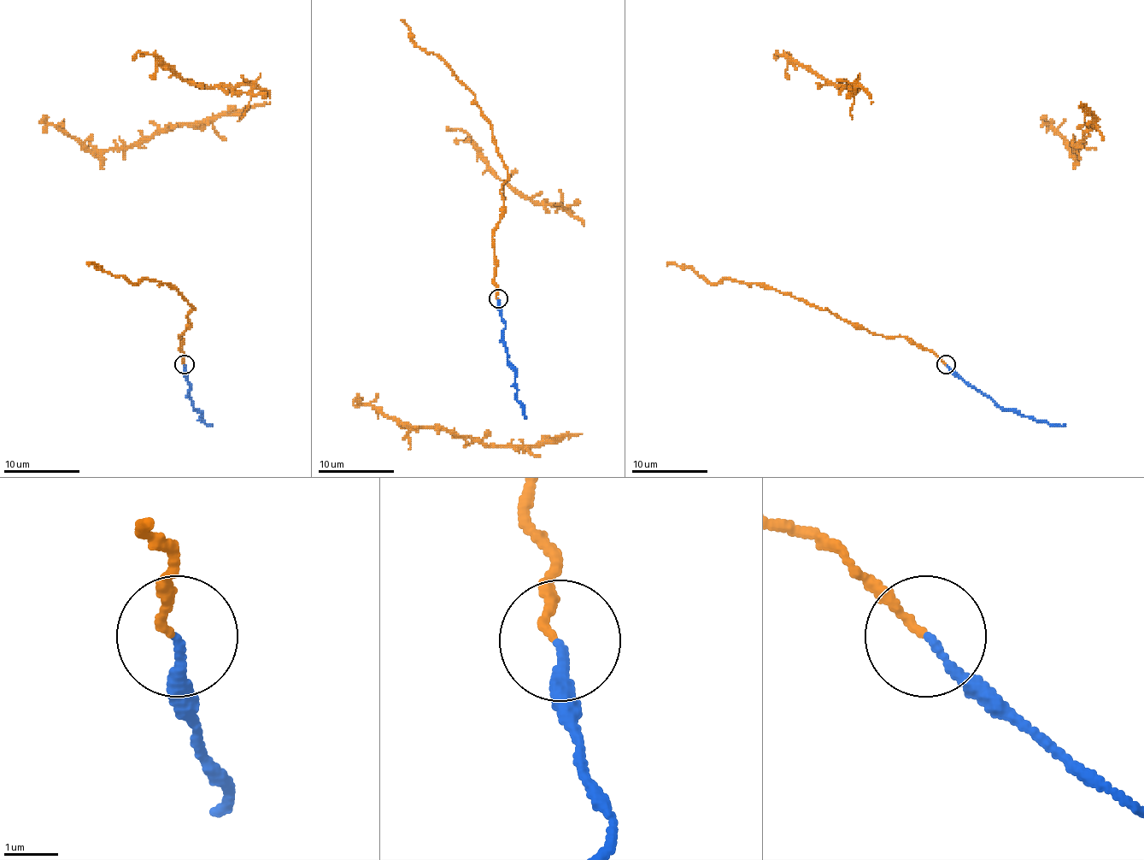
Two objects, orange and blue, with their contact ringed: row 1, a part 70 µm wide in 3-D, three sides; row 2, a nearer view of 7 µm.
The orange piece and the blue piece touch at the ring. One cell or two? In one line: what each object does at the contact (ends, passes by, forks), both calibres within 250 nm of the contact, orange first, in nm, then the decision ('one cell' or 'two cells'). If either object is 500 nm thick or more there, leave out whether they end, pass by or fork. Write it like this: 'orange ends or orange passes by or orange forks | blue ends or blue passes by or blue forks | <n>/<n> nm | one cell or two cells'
orange ends | blue ends | 140/150 nm | one cell

